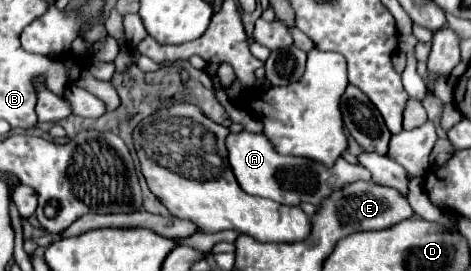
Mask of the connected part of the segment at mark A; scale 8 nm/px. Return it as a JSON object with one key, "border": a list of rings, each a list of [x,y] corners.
{"border":[[[243,130],[239,134],[229,134],[225,144],[227,144],[227,152],[229,152],[231,170],[239,182],[239,186],[251,196],[269,198],[279,204],[299,206],[301,202],[311,202],[311,204],[319,206],[321,200],[325,196],[329,196],[333,190],[343,188],[349,182],[363,180],[363,176],[371,176],[371,172],[365,166],[349,164],[343,158],[337,158],[337,162],[327,168],[325,164],[311,160],[311,158],[283,156],[273,148],[273,144],[263,134],[253,134],[247,130]]]}

